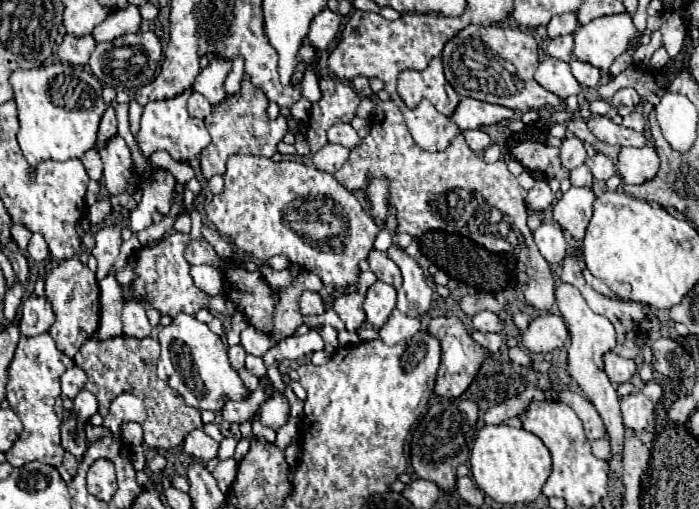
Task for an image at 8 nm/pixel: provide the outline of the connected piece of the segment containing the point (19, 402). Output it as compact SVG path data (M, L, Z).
M49 333L19 339L7 383L7 401L23 423L23 433L5 453L7 461L13 467L21 467L29 461L41 461L53 467L59 467L63 463L65 449L61 447L61 417L65 417L65 409L61 401L59 377L69 367L75 367L75 361L55 347L55 341Z

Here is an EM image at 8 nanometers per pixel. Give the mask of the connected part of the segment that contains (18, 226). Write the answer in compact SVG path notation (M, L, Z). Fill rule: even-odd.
M15 223L15 225L11 227L11 235L13 235L13 237L15 237L15 241L21 245L21 249L25 249L33 233L31 233L23 223Z

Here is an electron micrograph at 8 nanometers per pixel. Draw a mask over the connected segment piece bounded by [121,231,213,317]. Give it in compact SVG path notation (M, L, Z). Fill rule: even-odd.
M175 231L167 237L163 237L157 245L143 247L135 255L131 255L127 261L131 263L133 273L137 275L137 279L133 283L129 283L129 287L121 287L123 301L129 301L129 299L141 301L141 299L145 299L145 301L151 303L153 309L157 309L161 315L169 315L169 317L175 317L179 313L195 315L199 309L207 307L207 303L213 297L207 295L205 291L201 291L193 283L193 277L189 275L191 265L185 259L185 247L187 247L189 241L191 241L189 235Z

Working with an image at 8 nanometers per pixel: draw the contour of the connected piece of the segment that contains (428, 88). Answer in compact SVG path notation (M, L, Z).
M433 59L425 71L403 71L399 75L397 93L409 109L415 109L421 99L429 99L445 117L451 117L461 101L443 75L441 59Z

